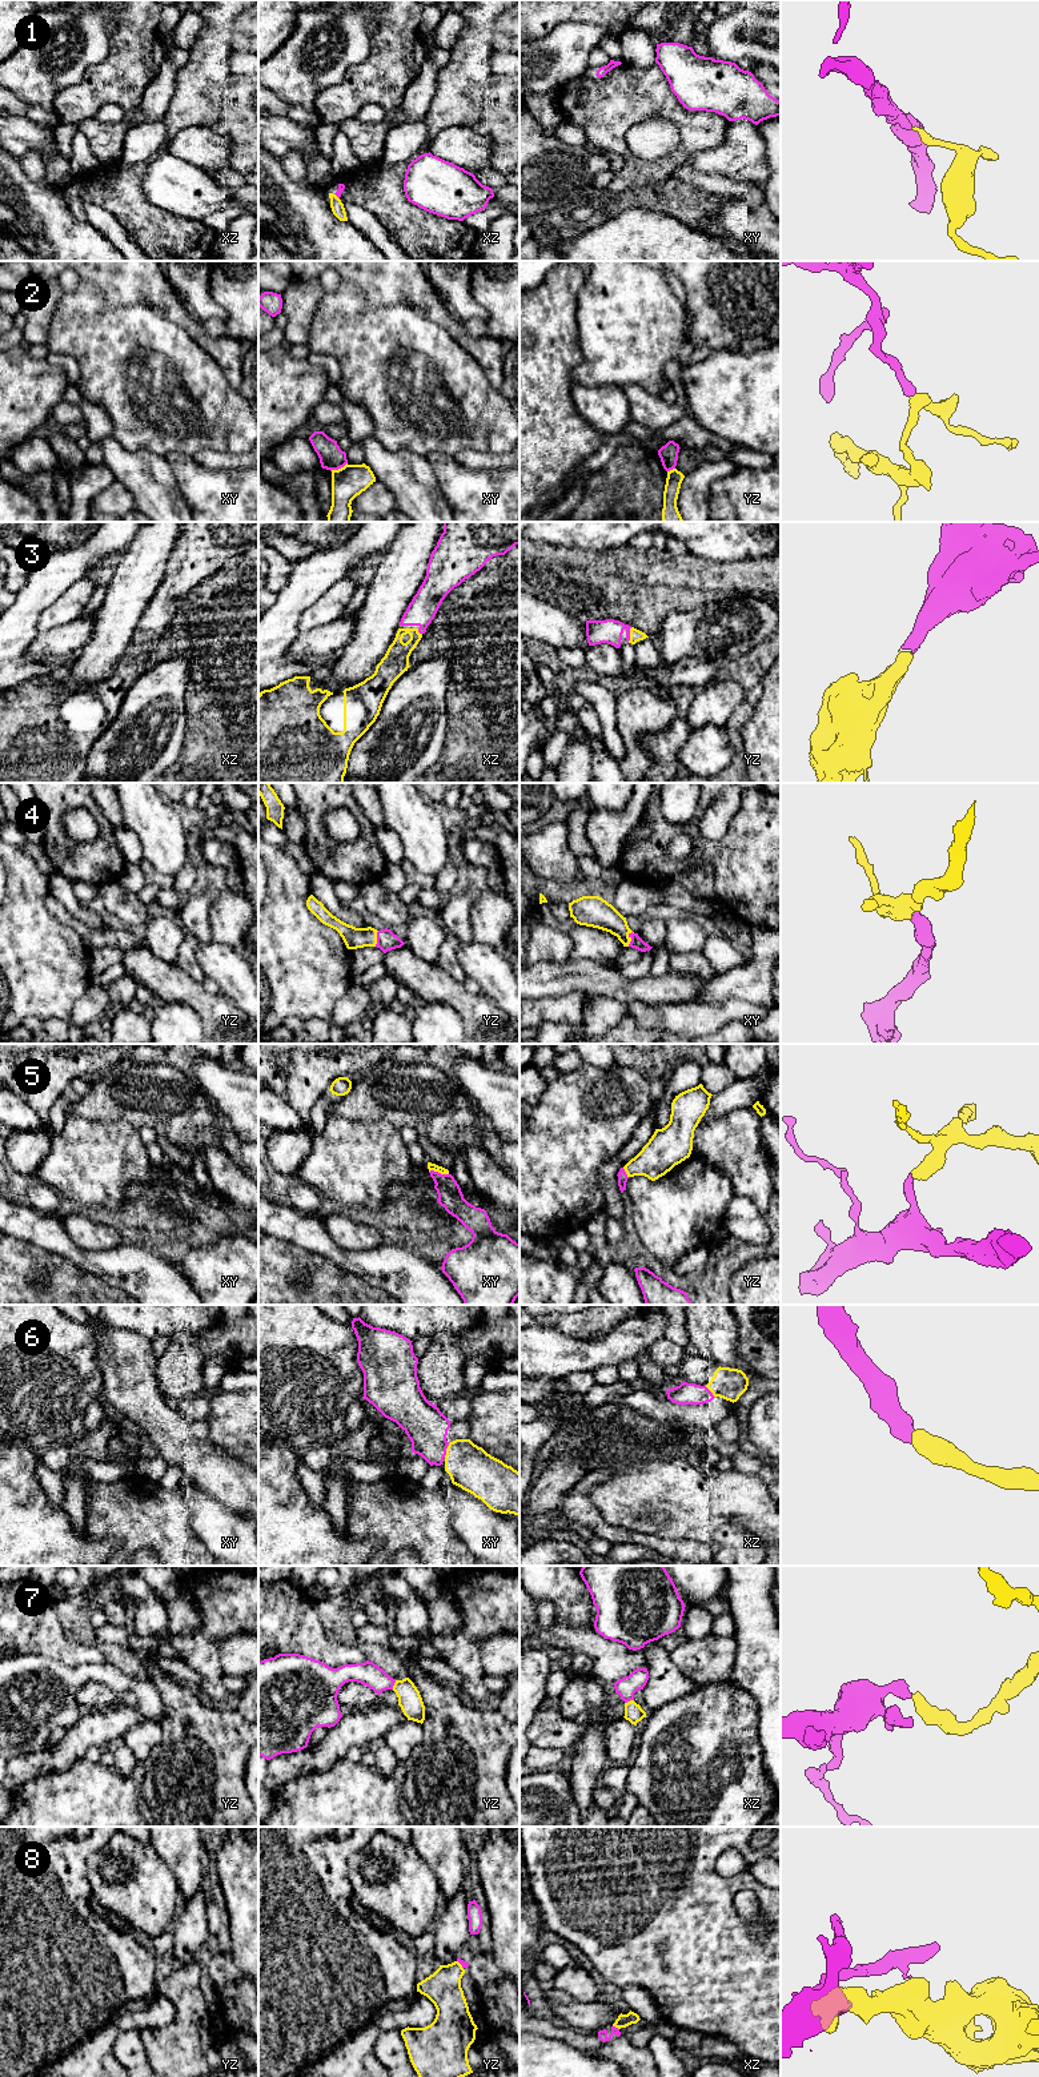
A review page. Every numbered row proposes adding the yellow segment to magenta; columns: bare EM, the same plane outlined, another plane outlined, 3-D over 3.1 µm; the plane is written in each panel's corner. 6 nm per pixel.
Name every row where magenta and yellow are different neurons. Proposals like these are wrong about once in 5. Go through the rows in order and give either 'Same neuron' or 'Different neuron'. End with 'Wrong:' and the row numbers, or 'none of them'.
1: Same neuron
2: Different neuron
3: Same neuron
4: Same neuron
5: Same neuron
6: Same neuron
7: Same neuron
8: Different neuron
Wrong: 2, 8

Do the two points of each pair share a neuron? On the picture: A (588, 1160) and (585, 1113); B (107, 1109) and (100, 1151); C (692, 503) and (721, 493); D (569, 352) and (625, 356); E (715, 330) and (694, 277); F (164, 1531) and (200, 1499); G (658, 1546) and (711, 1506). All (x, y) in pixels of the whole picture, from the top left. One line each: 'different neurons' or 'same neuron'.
A: same neuron
B: different neurons
C: different neurons
D: different neurons
E: same neuron
F: different neurons
G: different neurons

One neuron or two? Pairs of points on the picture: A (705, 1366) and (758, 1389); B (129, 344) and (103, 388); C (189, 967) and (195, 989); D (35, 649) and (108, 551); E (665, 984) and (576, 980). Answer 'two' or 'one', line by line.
A: two
B: one
C: two
D: two
E: one

